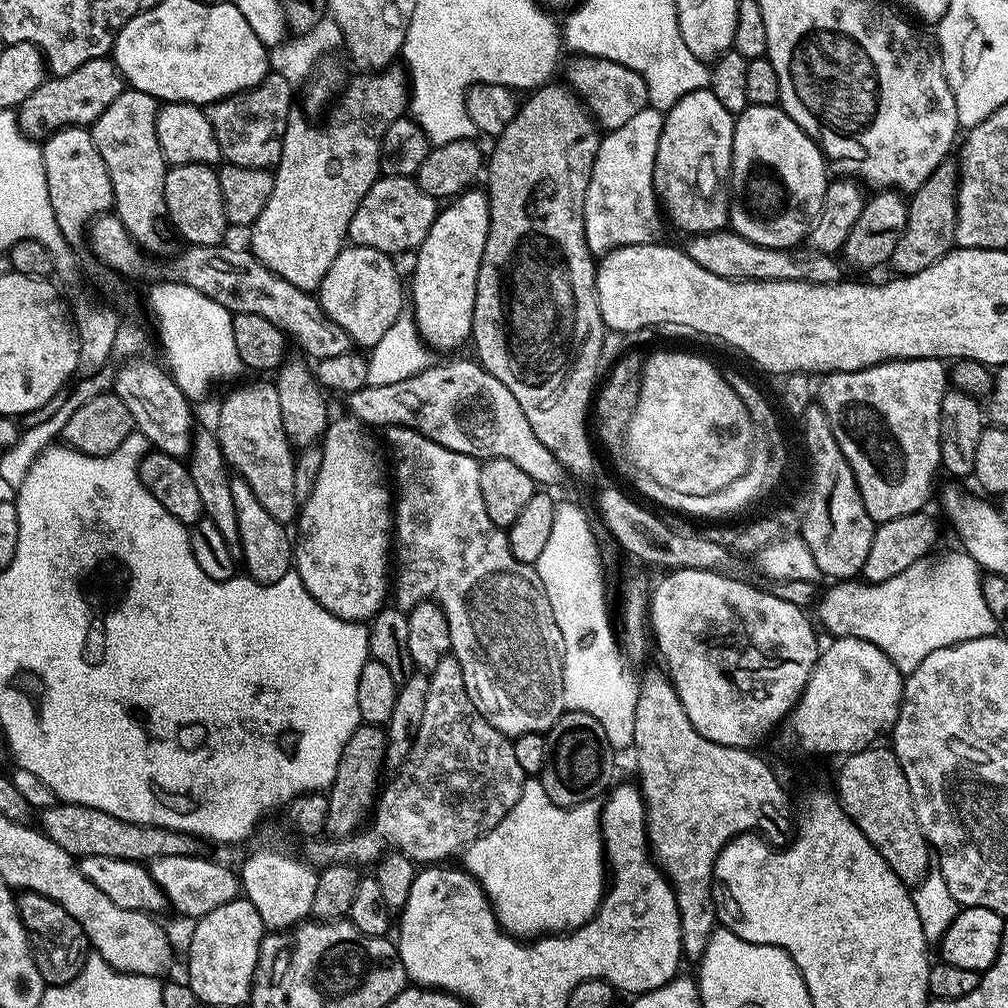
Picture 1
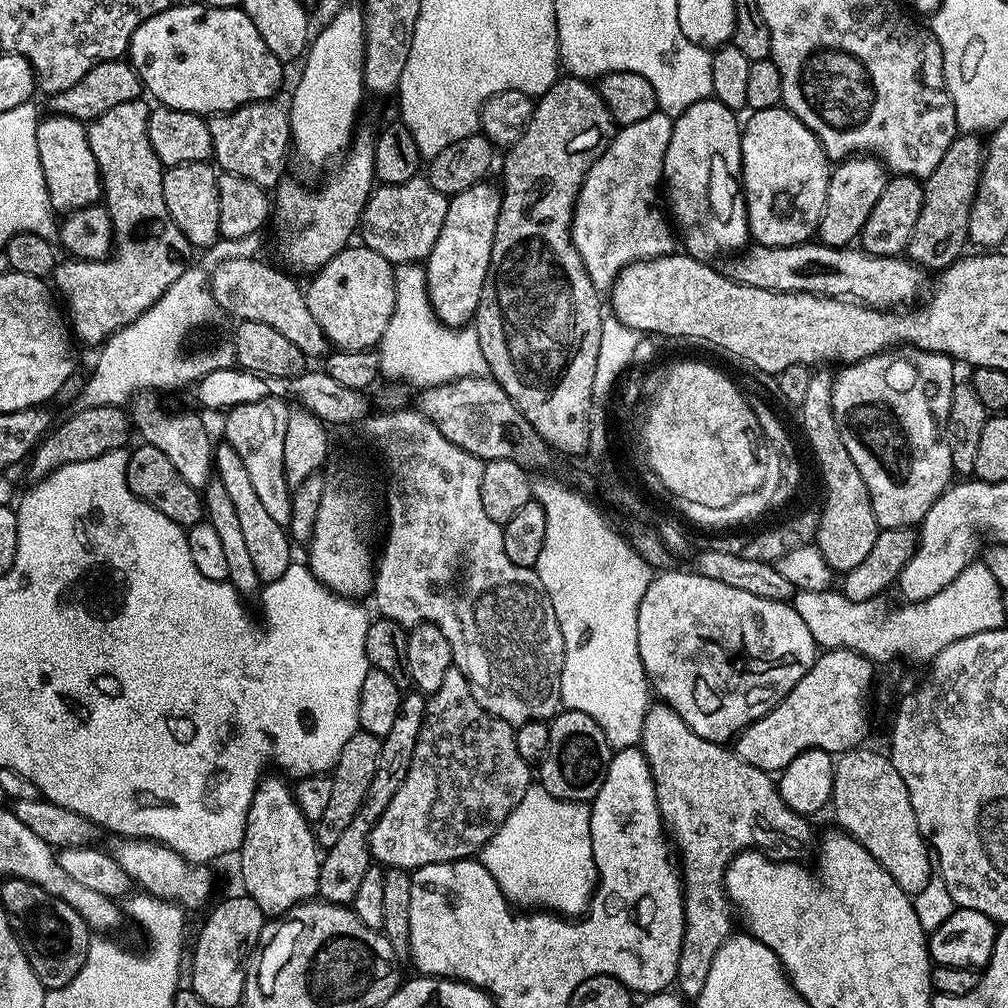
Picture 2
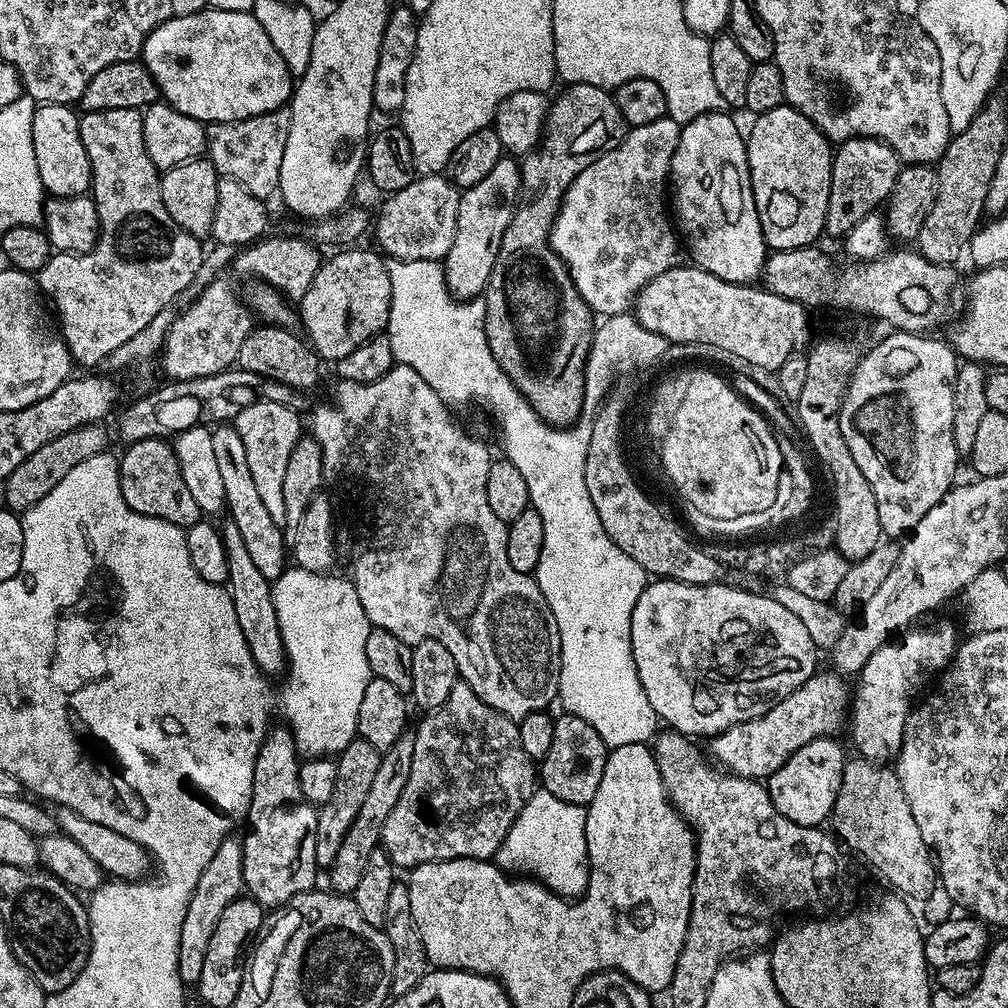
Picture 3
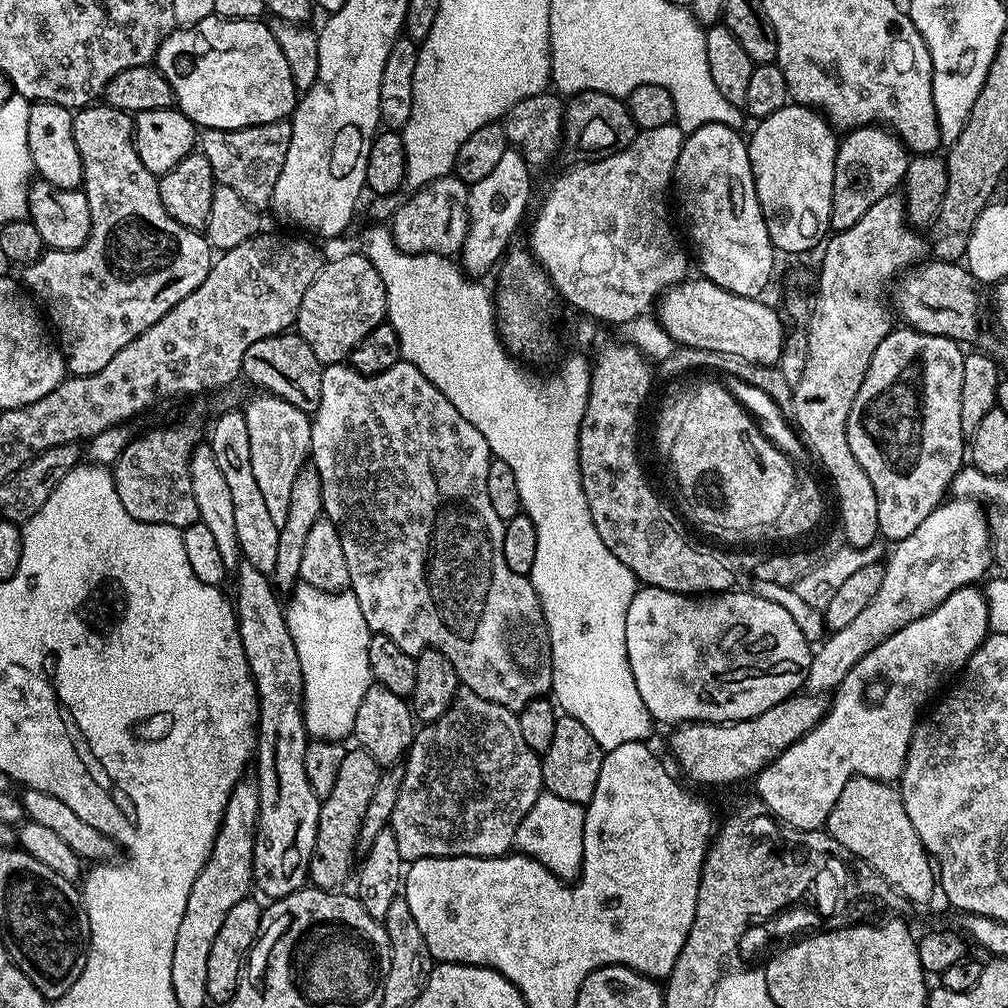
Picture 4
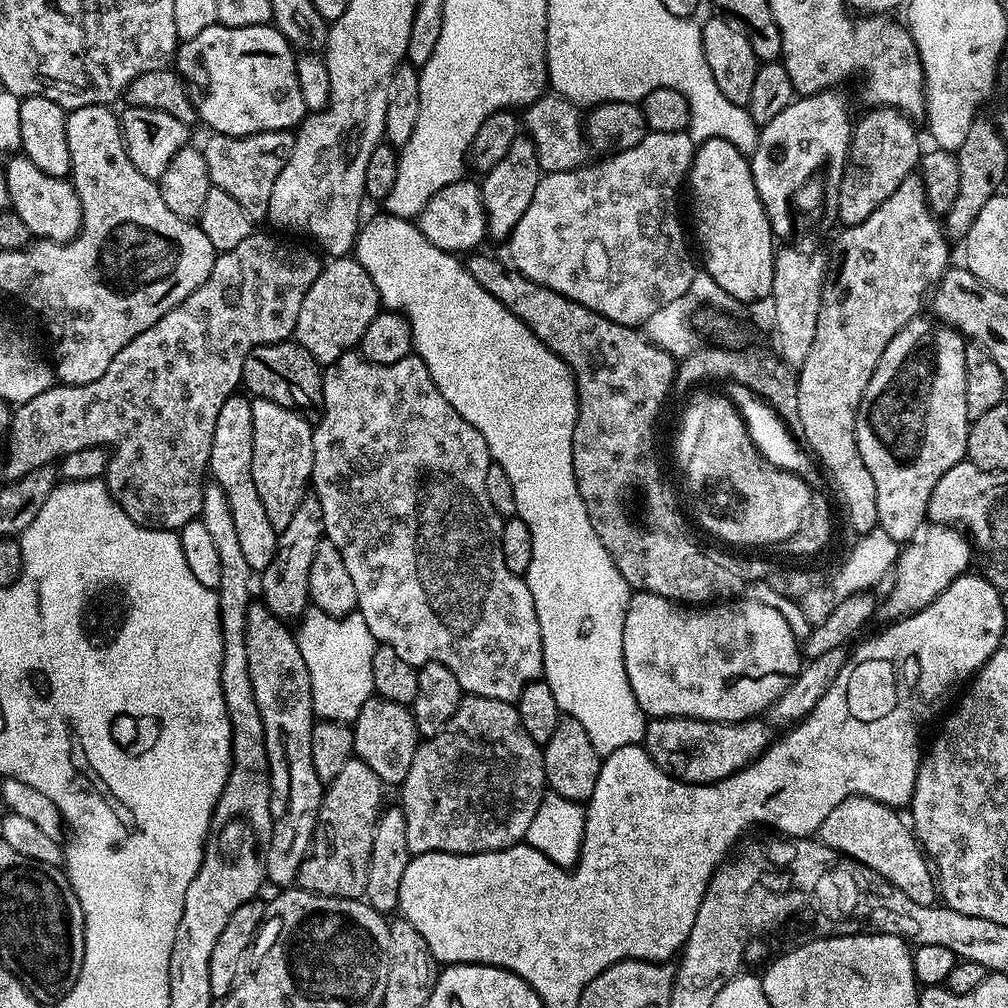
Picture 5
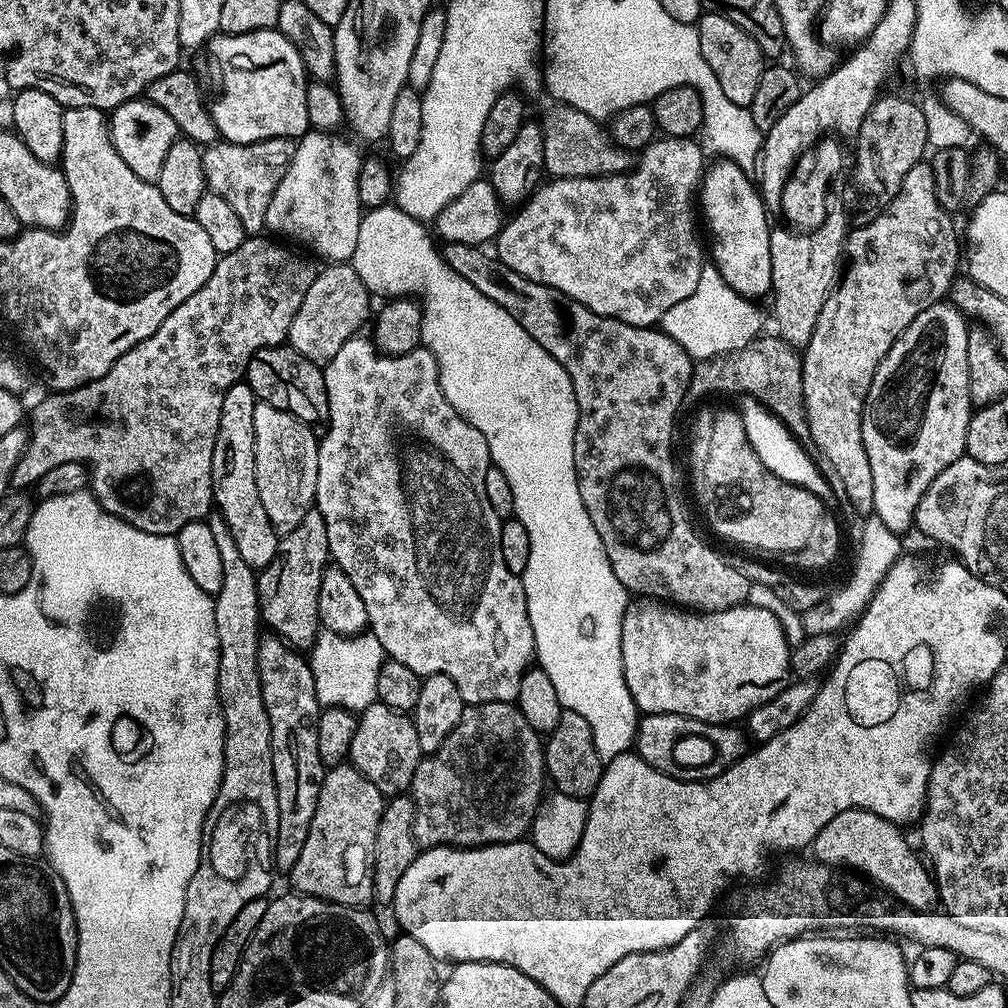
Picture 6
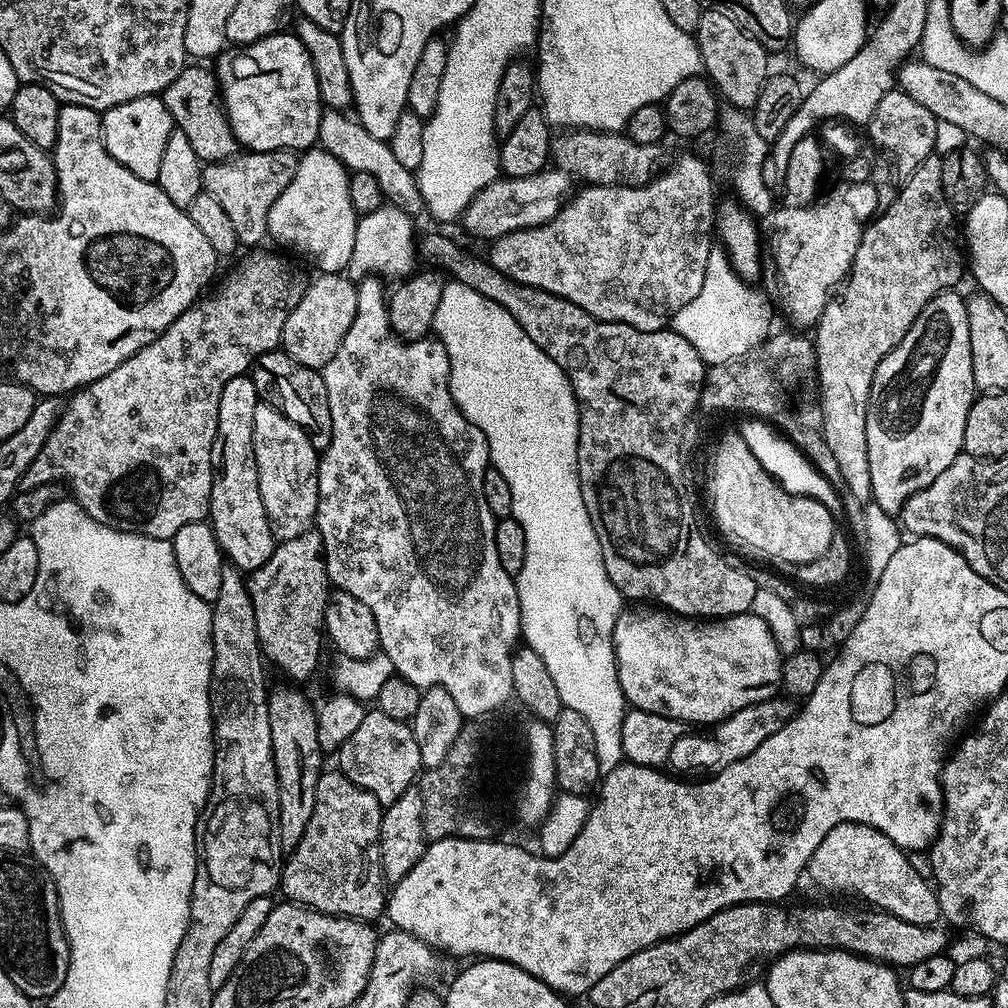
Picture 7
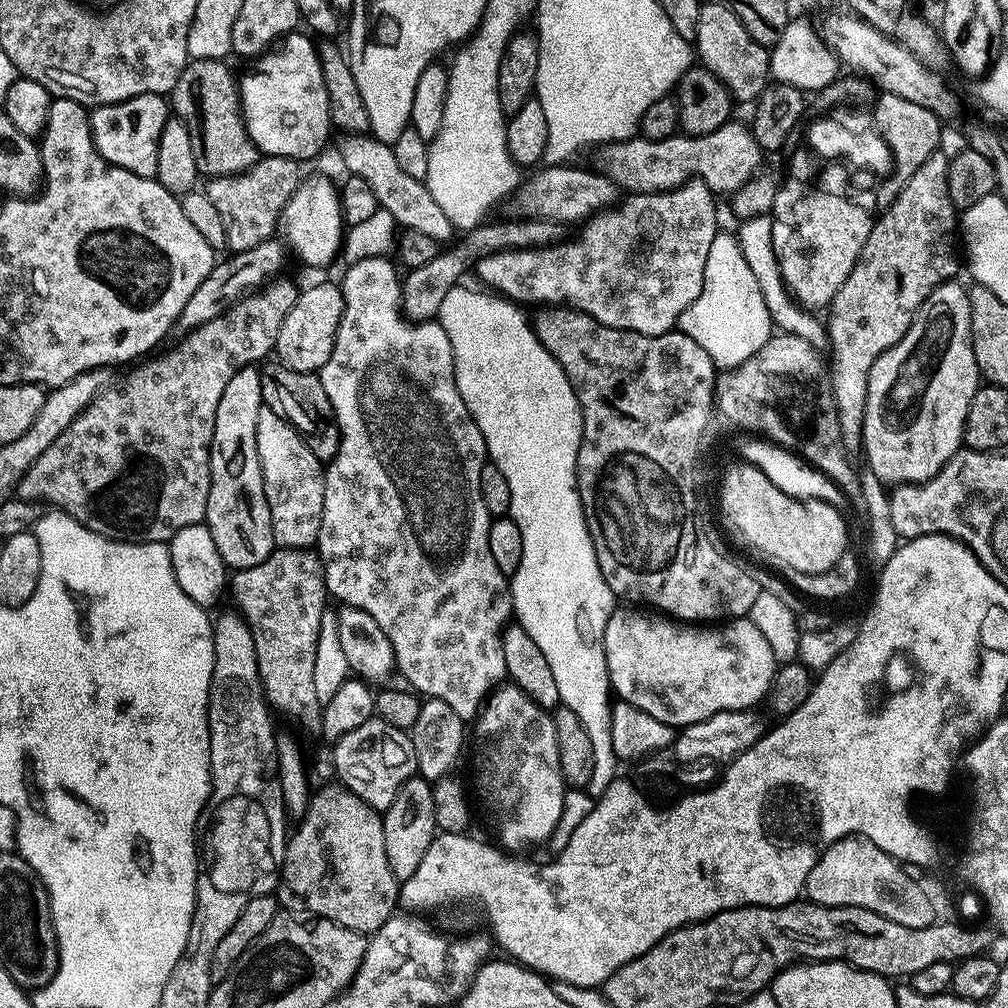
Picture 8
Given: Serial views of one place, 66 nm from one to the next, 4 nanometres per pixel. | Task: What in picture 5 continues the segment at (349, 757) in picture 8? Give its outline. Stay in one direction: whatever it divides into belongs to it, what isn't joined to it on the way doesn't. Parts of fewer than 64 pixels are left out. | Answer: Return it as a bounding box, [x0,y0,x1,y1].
[352,694,418,786]

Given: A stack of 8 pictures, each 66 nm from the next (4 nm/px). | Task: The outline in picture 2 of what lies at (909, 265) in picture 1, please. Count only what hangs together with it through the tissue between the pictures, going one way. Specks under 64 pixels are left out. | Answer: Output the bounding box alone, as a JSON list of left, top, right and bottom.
[906,135,985,270]

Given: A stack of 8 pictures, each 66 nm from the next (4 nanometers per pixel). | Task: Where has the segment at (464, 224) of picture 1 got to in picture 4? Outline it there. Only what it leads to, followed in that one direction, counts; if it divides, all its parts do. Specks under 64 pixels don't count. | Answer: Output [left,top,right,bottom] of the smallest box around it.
[458,150,532,278]

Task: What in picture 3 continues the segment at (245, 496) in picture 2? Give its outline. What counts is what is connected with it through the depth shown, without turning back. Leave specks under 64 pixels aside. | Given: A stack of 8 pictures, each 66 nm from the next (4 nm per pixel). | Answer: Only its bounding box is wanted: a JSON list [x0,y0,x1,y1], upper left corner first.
[211,422,286,582]

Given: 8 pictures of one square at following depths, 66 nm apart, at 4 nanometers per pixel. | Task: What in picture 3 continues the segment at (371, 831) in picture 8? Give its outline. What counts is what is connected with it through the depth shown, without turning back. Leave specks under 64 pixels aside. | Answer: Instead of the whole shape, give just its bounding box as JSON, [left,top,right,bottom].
[314,738,381,870]

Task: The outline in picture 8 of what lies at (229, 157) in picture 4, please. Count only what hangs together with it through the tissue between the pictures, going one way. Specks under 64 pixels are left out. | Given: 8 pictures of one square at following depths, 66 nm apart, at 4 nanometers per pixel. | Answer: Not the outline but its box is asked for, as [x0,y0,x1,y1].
[202,155,301,253]

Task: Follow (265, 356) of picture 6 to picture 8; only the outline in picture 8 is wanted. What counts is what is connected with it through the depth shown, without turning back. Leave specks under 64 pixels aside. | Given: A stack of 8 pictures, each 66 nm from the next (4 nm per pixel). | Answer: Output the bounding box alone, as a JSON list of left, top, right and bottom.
[260,362,340,462]

